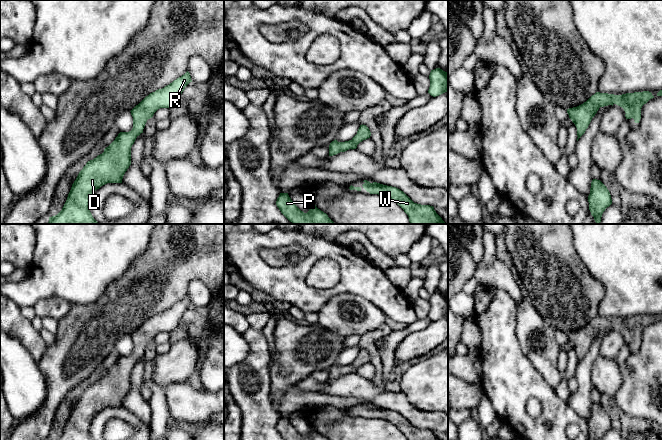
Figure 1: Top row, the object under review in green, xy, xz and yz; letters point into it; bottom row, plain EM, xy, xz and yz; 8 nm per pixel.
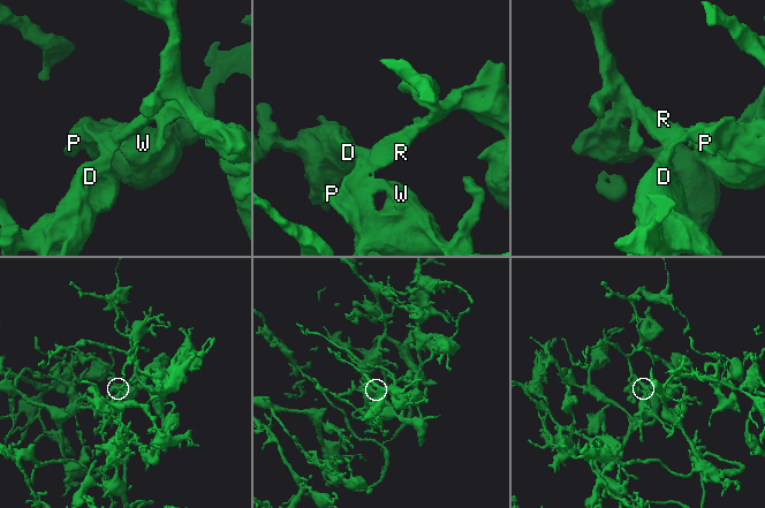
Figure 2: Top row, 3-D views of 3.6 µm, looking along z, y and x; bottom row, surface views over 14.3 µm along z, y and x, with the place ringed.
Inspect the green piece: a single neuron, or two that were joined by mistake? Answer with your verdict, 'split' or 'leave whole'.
leave whole

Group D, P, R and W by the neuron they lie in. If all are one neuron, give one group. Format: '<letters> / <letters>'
D P R W

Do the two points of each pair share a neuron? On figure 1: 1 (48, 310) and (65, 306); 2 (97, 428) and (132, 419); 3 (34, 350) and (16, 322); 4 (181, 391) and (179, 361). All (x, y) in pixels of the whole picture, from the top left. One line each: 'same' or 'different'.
1: same
2: same
3: same
4: different

